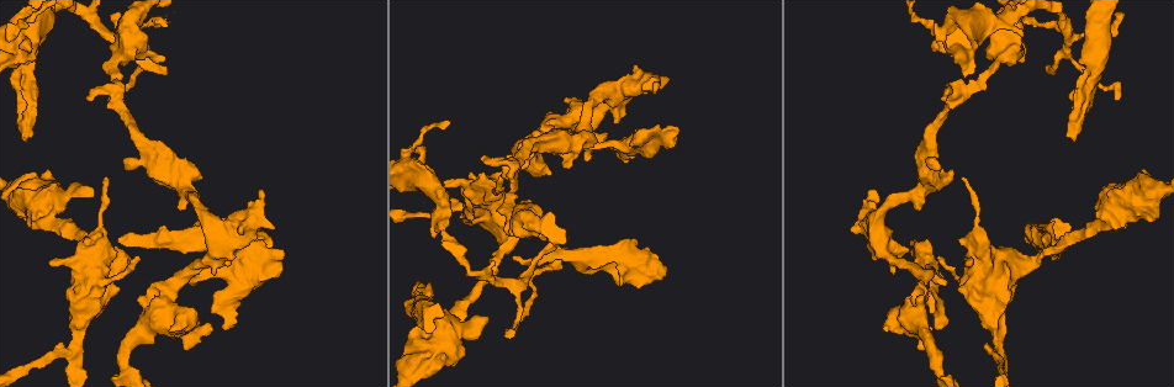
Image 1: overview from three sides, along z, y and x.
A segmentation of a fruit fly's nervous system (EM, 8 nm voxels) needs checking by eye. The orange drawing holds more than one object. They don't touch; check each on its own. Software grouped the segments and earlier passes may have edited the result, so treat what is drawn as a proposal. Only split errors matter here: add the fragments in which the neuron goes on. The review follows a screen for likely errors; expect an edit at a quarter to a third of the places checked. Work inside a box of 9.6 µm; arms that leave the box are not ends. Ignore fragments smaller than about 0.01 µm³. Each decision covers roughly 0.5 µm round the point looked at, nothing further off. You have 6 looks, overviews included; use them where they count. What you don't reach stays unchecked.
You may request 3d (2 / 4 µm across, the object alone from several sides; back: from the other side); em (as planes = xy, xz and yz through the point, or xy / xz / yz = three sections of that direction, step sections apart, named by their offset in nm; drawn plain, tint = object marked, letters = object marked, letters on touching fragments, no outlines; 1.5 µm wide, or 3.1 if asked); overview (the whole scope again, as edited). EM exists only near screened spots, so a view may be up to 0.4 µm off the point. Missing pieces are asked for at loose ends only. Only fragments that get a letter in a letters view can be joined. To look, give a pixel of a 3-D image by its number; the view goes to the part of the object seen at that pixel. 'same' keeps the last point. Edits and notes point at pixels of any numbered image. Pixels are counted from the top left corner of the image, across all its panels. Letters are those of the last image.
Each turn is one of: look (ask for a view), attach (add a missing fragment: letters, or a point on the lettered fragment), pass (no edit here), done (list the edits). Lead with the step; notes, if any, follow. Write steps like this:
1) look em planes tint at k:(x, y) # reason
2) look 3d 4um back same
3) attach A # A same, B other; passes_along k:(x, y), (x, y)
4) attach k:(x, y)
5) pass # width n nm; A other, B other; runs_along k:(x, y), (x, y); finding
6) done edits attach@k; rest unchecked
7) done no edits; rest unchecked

look 3d 2um at 1:(972, 261) # stops while still wide

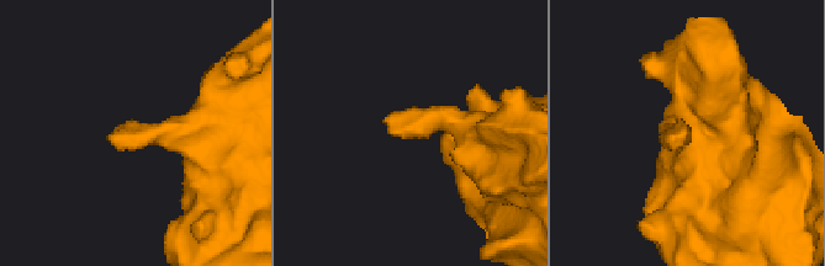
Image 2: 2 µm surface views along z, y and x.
look em planes letters at 2:(117, 130) # need the tissue

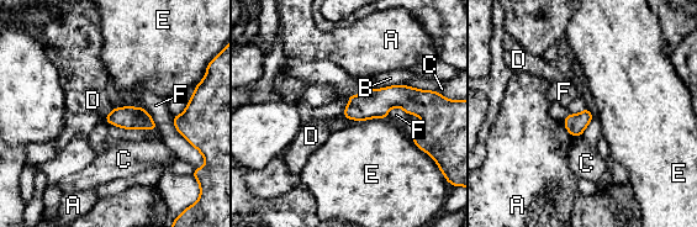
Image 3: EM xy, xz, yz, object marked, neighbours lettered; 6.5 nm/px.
pass # A other, B other, C other, D other, E other, F other; runs_along 3:(423, 107), (381, 100), (347, 112); no lettered fragment goes on from it

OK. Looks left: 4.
look em planes tint at 1:(260, 191) # free end

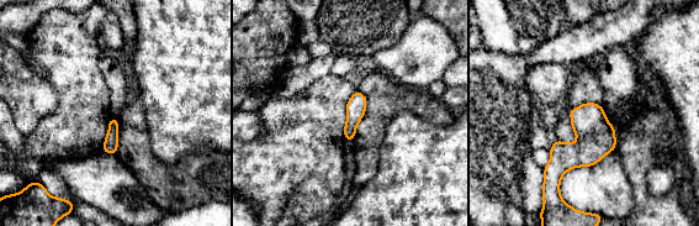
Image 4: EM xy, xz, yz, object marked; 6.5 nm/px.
look em planes letters same # what lies round it

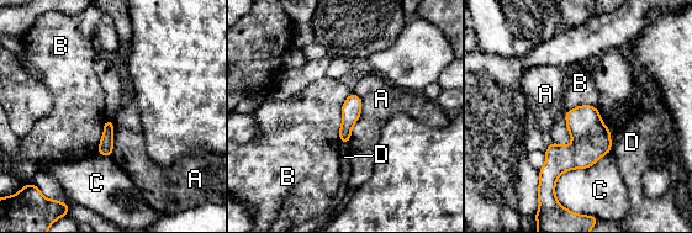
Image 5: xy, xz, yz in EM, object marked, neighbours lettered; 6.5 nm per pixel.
pass # A other, B other, C other, D other; border 5:(597, 109), (553, 142); none of them fits

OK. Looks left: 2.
look 3d 2um back at 1:(1118, 100)

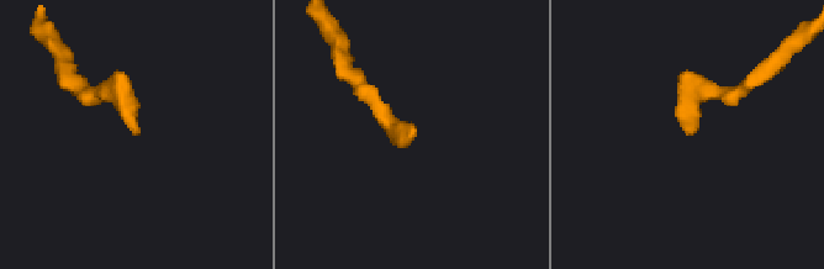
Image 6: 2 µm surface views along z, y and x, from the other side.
look em planes letters at 6:(414, 132) # now the EM

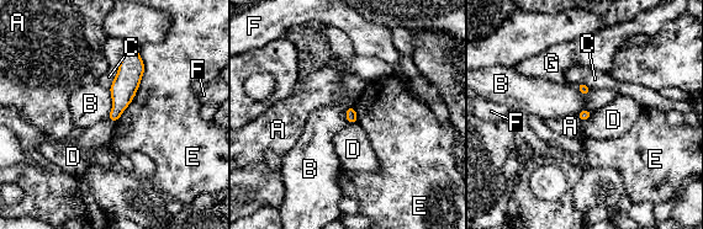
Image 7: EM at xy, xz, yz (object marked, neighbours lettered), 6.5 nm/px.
pass # longest_contact E 500 nm; A other, B other, C other, D other, E other, F other, G other; runs_along 7:(132, 52), (130, 75), (114, 117); no lettered fragment goes on from it

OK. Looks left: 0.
done no edits; rest unchecked

